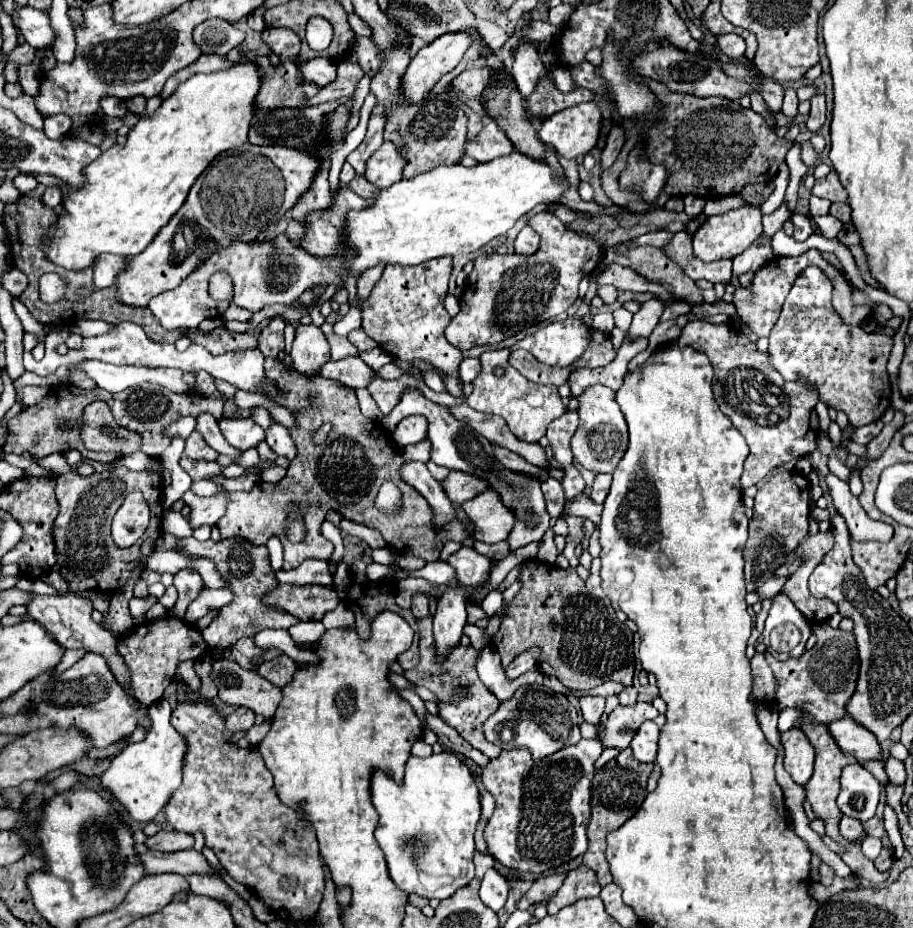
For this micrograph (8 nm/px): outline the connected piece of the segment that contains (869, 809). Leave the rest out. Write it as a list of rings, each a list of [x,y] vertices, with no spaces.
[[[860,763],[846,765],[842,769],[842,789],[838,795],[838,809],[858,821],[868,821],[874,817],[880,799],[878,779],[866,771]]]

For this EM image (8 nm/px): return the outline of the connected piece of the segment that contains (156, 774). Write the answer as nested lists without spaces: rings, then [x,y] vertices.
[[[166,699],[152,703],[148,707],[148,715],[152,721],[152,731],[148,737],[142,743],[128,745],[112,759],[108,771],[102,775],[102,785],[114,793],[132,819],[142,823],[152,821],[168,803],[168,797],[172,797],[172,793],[180,787],[182,761],[188,751],[186,737],[182,737],[182,733],[178,733],[170,723],[170,703]]]

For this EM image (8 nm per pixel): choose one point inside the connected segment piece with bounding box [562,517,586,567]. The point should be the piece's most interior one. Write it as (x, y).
(575, 524)

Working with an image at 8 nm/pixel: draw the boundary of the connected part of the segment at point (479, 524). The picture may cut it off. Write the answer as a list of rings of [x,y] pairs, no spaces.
[[[484,491],[478,497],[466,501],[464,511],[470,521],[474,521],[476,531],[474,539],[484,543],[498,543],[508,539],[508,533],[514,525],[514,513],[502,503],[502,497],[496,491]]]

